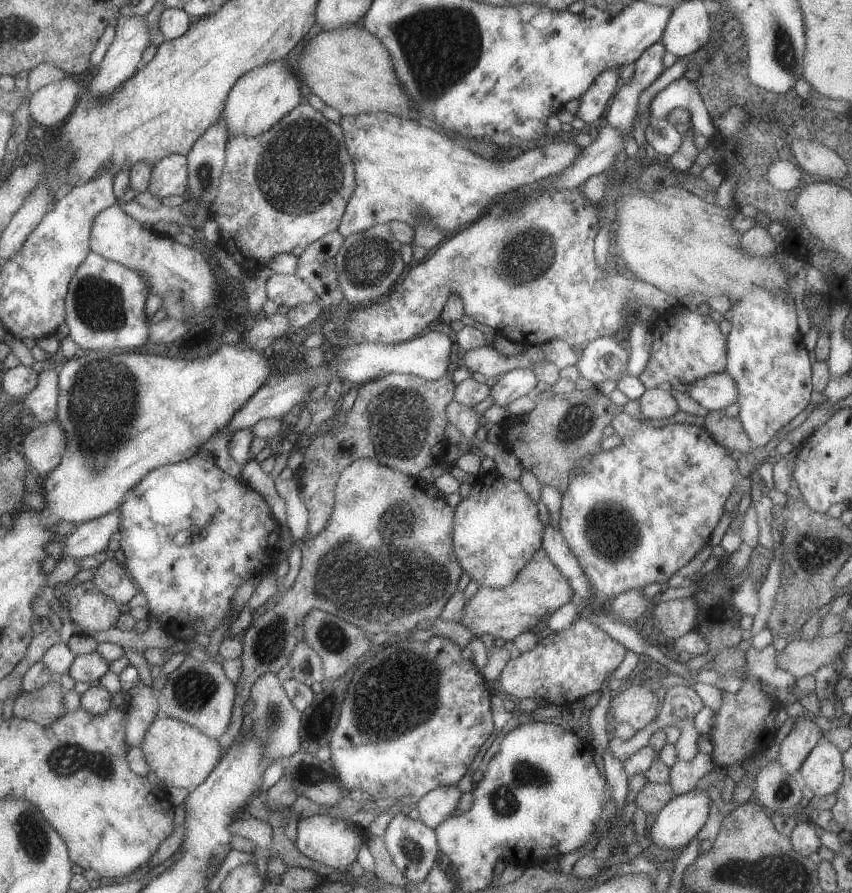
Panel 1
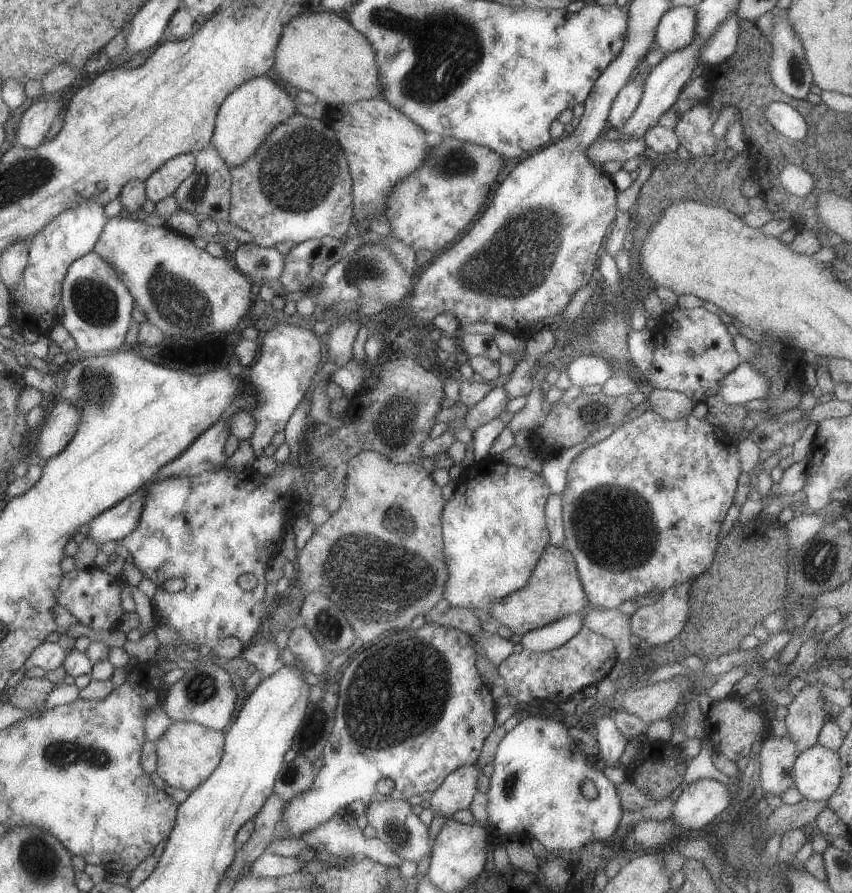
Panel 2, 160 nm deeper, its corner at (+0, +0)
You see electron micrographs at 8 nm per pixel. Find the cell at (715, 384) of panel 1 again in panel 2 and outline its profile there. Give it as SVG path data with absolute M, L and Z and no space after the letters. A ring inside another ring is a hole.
M744 360L734 370L725 374L717 386L719 390L715 392L715 396L719 396L729 406L763 399L769 392L769 380Z

